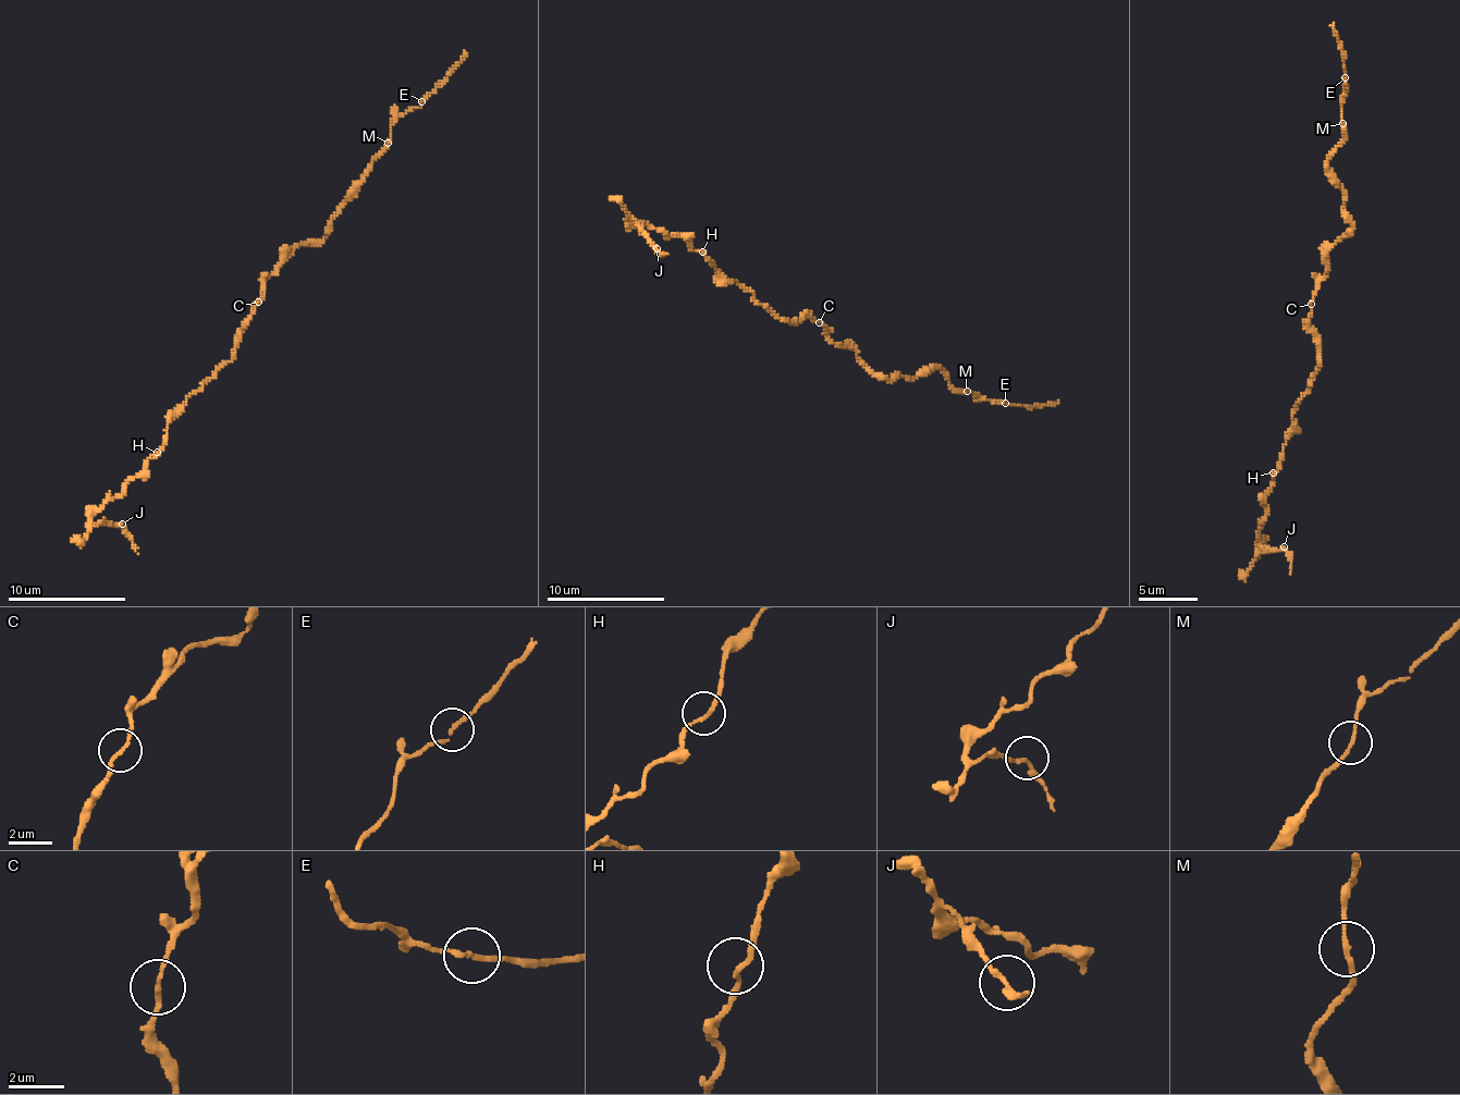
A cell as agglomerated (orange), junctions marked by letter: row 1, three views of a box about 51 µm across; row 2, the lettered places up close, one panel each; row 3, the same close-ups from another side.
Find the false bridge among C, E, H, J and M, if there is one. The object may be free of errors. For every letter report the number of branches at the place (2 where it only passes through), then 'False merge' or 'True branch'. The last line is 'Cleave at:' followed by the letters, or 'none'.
C: Branches: 2. True branch
E: Branches: 2. True branch
H: Branches: 2. True branch
J: Branches: 2. True branch
M: Branches: 2. True branch
Cleave at: none

